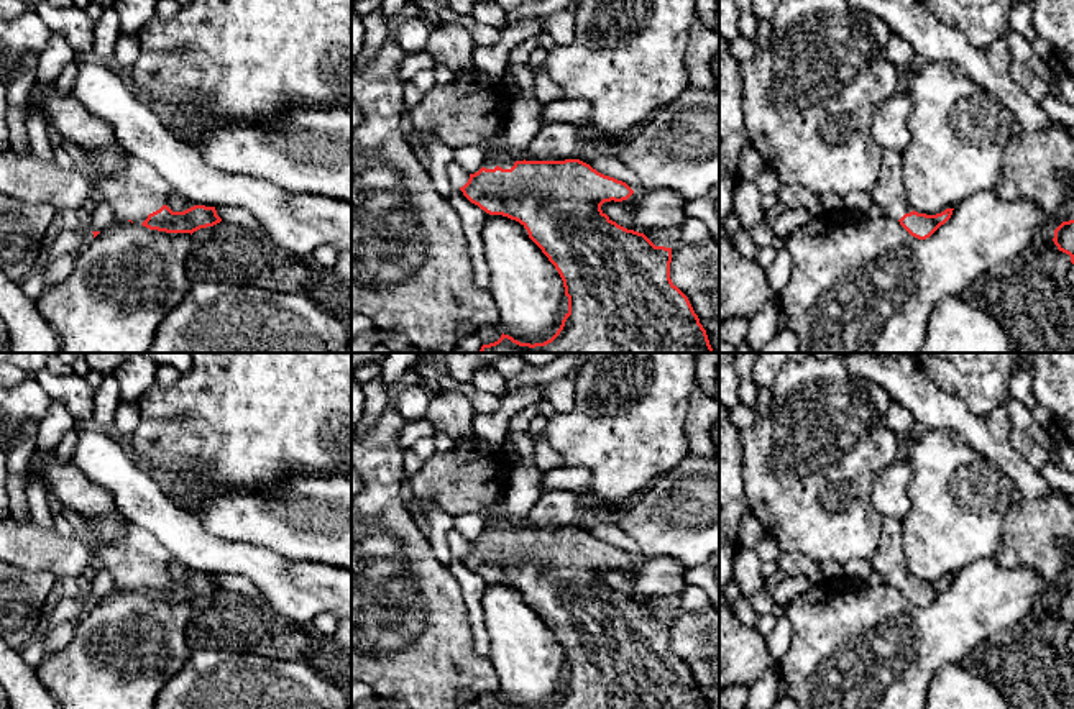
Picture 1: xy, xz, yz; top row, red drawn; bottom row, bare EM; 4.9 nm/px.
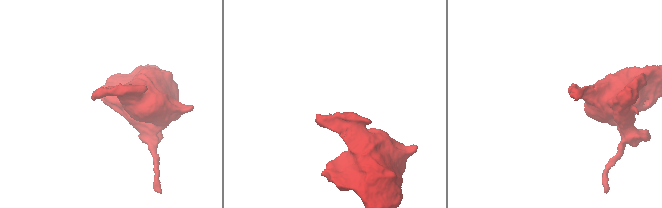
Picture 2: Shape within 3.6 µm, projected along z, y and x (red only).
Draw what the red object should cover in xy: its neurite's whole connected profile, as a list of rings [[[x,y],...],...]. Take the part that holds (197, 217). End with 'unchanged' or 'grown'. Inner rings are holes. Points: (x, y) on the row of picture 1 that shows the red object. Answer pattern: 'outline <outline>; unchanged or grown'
outline [[[128,156],[120,174],[99,176],[95,189],[118,222],[141,223],[166,233],[194,233],[222,222],[215,207],[194,205],[184,212],[168,207],[169,184],[145,161]]]; grown

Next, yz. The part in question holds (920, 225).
outline [[[882,153],[882,164],[877,184],[870,190],[874,204],[877,204],[885,217],[898,220],[900,225],[915,238],[929,238],[941,225],[944,225],[954,208],[946,208],[936,215],[918,213],[910,207],[903,182],[902,158],[897,153]]]; grown

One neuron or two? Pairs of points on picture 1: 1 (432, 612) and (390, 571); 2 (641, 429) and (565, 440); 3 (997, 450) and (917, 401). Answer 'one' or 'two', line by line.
1: one
2: one
3: one

